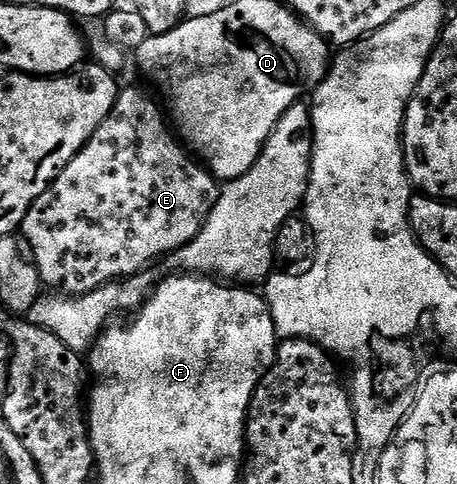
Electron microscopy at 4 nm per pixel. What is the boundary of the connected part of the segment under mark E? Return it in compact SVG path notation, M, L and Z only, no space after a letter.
M125 86L116 98L116 104L110 113L110 117L106 117L106 121L102 121L102 125L98 127L94 133L94 137L90 137L88 144L76 154L74 161L70 161L70 165L66 165L66 169L62 169L62 173L52 182L50 189L46 189L46 193L42 193L42 197L38 197L38 201L34 201L34 205L30 205L30 209L26 213L22 224L22 236L24 235L29 249L32 250L32 255L30 254L31 262L35 264L45 288L51 289L56 293L75 297L90 293L99 287L104 287L107 283L129 279L131 275L147 272L149 270L148 266L155 259L160 259L163 255L164 258L171 256L172 252L177 251L180 247L186 246L190 241L194 241L197 233L204 228L204 223L207 221L208 215L214 209L214 205L220 196L222 190L221 184L207 167L197 162L185 150L181 140L170 130L161 104L159 102L157 103L146 92L139 91L136 87Z

